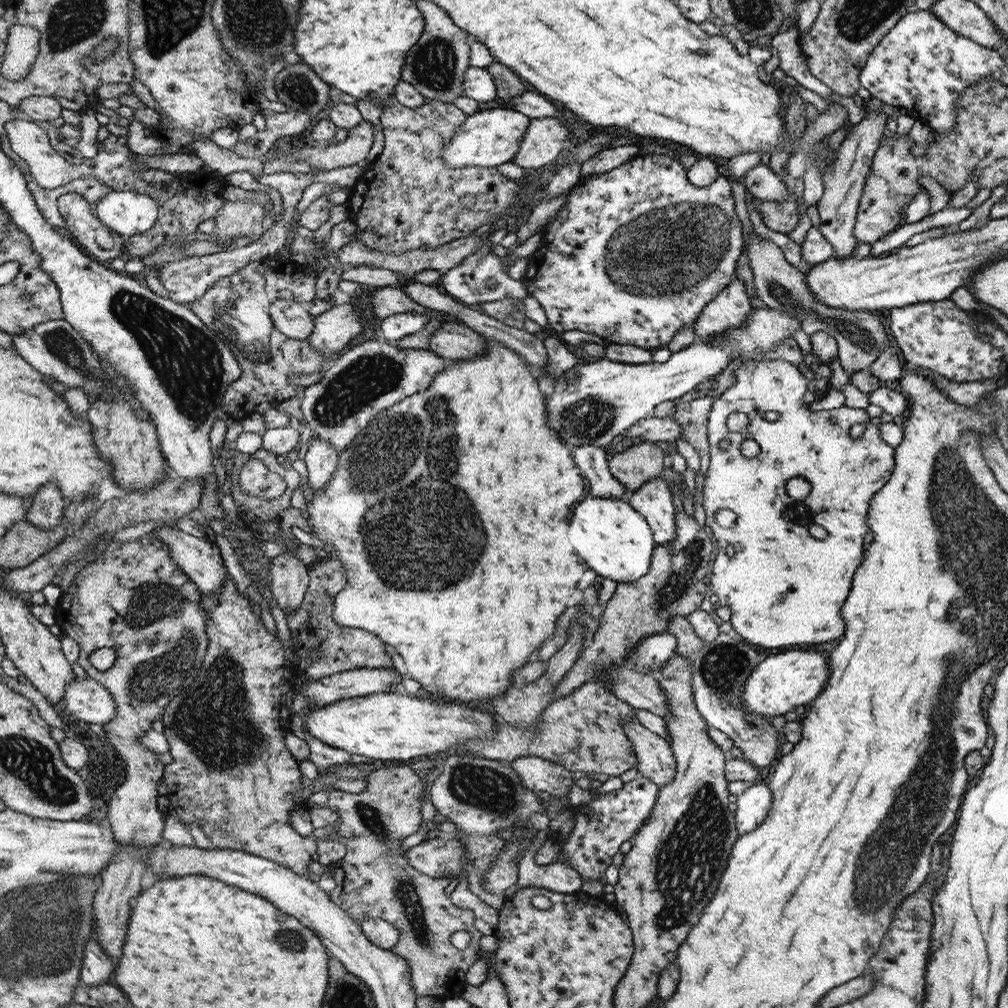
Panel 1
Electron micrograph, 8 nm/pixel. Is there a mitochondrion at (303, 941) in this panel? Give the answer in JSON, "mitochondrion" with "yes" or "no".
{"mitochondrion":"yes"}

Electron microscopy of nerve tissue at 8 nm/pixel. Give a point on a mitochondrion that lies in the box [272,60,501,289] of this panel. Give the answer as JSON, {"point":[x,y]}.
{"point":[296,87]}

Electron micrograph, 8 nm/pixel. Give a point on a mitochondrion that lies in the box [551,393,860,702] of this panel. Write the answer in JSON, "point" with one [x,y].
{"point":[677,584]}

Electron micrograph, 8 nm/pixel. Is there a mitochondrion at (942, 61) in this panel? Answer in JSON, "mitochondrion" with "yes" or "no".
{"mitochondrion":"no"}

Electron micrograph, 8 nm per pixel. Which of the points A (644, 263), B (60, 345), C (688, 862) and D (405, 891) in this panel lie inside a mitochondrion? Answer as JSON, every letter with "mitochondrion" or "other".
{"A":"mitochondrion","B":"mitochondrion","C":"mitochondrion","D":"mitochondrion"}

